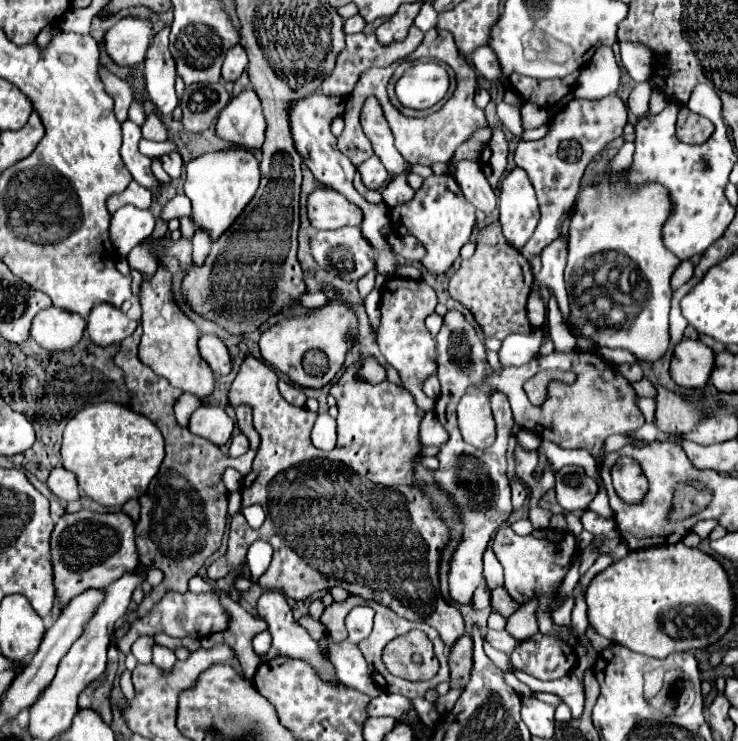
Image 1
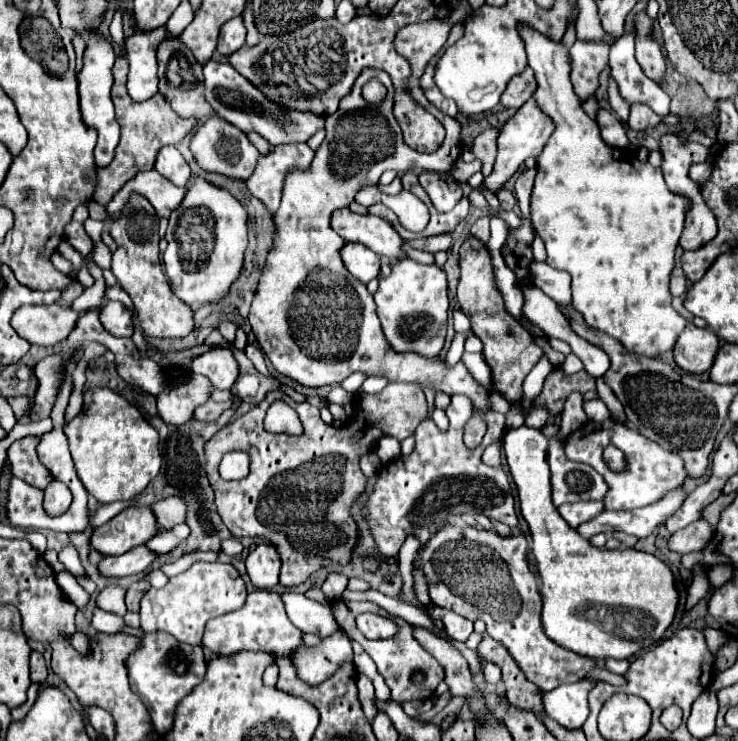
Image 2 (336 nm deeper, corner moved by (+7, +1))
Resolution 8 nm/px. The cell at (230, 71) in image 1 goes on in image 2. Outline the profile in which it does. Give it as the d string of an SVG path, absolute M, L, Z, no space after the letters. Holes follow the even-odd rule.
M241 16L231 18L229 22L225 22L225 24L221 26L217 50L219 50L223 56L229 56L229 54L233 54L235 50L239 50L239 48L245 44L245 36L247 36L247 28L245 28L245 24L243 24L243 18L241 18Z

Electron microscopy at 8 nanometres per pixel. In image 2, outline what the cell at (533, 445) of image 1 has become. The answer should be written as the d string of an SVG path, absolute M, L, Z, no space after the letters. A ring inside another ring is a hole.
M519 426L505 434L503 450L507 456L507 464L511 468L513 480L519 490L521 514L531 530L531 552L537 562L537 572L541 580L541 596L543 596L543 612L541 624L553 642L559 646L597 660L625 660L635 656L639 650L653 646L661 640L665 630L671 626L679 602L679 592L673 584L673 574L665 562L659 558L639 552L633 548L627 550L603 550L589 544L589 540L581 538L575 528L567 526L557 508L551 502L551 484L549 484L549 464L547 464L547 438L541 430Z

